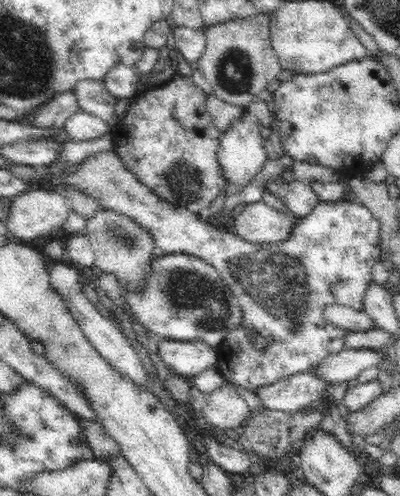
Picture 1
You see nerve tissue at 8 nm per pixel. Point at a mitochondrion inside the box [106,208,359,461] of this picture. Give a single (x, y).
(279, 283)

